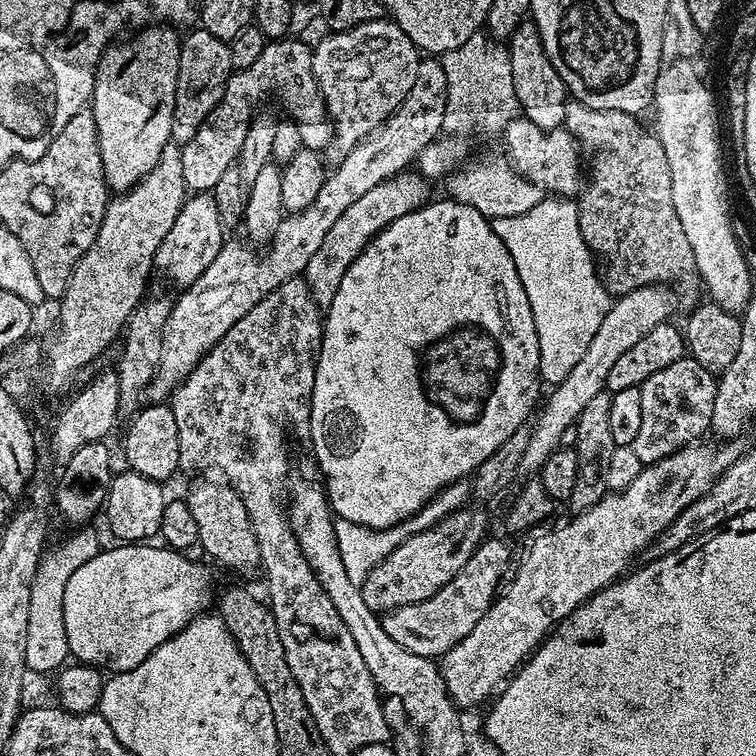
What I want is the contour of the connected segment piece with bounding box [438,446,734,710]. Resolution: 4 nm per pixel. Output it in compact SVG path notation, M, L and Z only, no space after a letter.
M689 446L681 452L662 458L653 464L645 464L644 469L630 482L630 486L621 492L609 491L594 506L577 511L576 517L569 524L556 528L553 532L541 531L536 541L528 548L528 553L519 560L507 581L506 587L492 601L490 610L478 618L478 626L462 638L439 661L440 673L444 675L444 684L448 687L448 694L452 697L457 709L465 710L474 704L480 704L488 694L524 663L525 659L536 651L539 643L549 633L557 618L568 615L579 607L593 593L613 583L625 571L624 566L635 558L639 552L643 553L648 545L663 534L666 526L686 510L698 498L702 498L712 489L714 482L728 469L734 459L731 447L720 446L715 452L712 448Z

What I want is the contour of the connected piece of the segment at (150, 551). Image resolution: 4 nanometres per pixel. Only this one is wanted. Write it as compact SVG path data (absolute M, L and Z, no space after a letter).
M120 542L115 545L117 548L105 547L80 566L70 576L70 582L66 582L62 598L64 643L79 663L100 670L109 668L107 671L112 674L134 670L134 666L146 662L146 658L150 658L162 642L174 638L205 611L203 602L196 600L194 593L188 592L191 584L203 582L203 566L195 564L188 557L191 555L183 551L167 546L155 548L154 545L152 542Z

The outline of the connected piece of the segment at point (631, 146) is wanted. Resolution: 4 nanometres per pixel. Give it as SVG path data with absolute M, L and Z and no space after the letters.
M569 99L566 106L566 118L563 127L574 137L577 145L588 152L596 152L592 156L592 181L583 188L576 200L578 210L578 226L582 230L582 238L586 246L591 250L593 257L602 269L602 279L605 288L613 297L623 296L624 293L635 288L651 288L653 286L669 286L677 284L682 291L688 292L695 284L698 284L698 273L694 262L694 250L690 250L690 242L686 239L686 233L682 230L682 221L678 219L678 210L674 210L674 194L672 193L672 179L670 178L670 162L666 162L666 150L662 150L662 142L656 137L655 131L643 128L637 117L630 112L618 112L614 110L594 110L586 106L580 100Z

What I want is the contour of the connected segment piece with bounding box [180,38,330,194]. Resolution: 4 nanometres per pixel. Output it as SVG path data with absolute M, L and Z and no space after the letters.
M292 39L270 42L252 65L233 71L228 77L228 85L218 106L208 116L207 122L200 127L198 134L188 144L180 148L182 178L189 193L211 193L218 178L222 178L226 170L233 168L242 150L249 124L260 108L260 100L266 99L267 96L277 96L281 106L292 115L289 117L299 124L301 129L312 128L316 136L329 131L324 96L320 93L320 87L314 78L312 48L305 44L303 39Z

